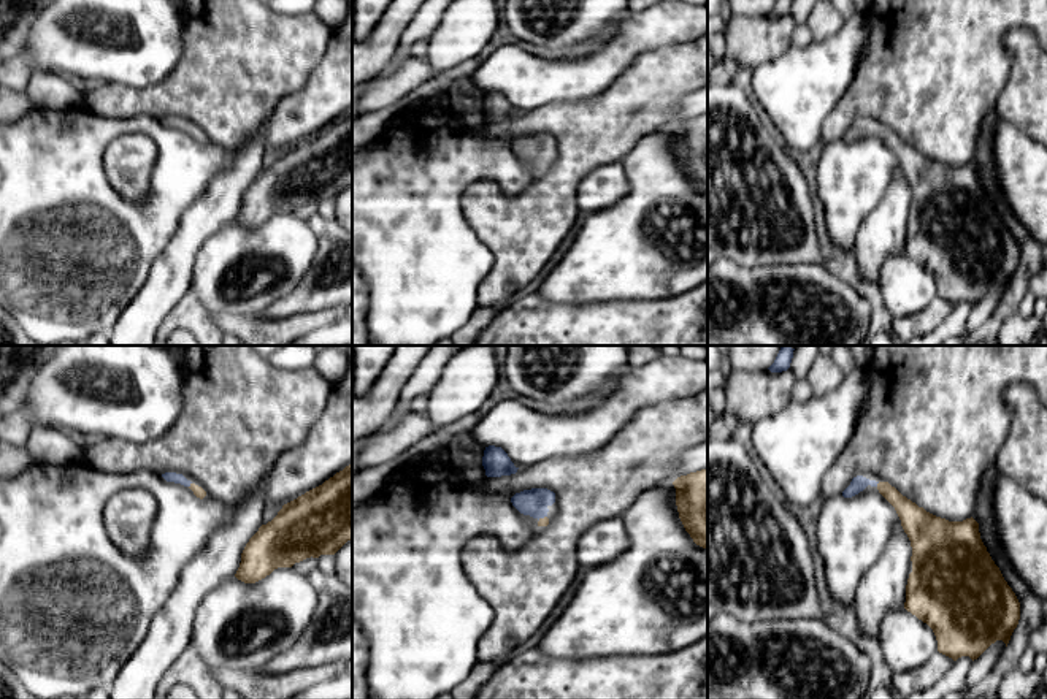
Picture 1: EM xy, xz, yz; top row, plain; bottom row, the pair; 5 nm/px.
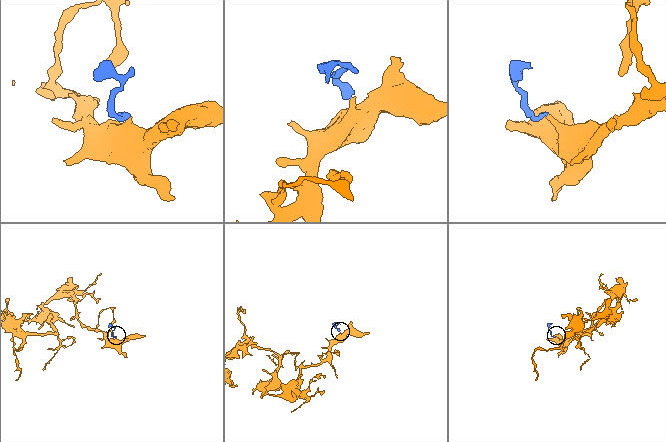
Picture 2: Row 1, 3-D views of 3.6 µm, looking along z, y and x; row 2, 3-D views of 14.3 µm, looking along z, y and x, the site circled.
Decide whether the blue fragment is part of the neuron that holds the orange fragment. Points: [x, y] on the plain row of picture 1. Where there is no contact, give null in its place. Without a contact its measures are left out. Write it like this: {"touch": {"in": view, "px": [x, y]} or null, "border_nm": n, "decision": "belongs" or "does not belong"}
{"touch": {"in": "xy", "px": [191, 130]}, "border_nm": 30, "decision": "belongs"}

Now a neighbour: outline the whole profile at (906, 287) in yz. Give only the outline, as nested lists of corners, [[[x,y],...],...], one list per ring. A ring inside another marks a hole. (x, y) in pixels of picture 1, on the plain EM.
[[[904,252],[887,257],[880,268],[877,290],[893,319],[919,314],[938,298],[933,274]]]

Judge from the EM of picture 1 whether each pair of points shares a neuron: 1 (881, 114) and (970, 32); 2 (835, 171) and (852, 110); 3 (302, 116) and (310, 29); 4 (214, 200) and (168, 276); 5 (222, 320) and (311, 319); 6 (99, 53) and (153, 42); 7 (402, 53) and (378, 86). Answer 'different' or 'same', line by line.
1: same
2: different
3: different
4: same
5: same
6: same
7: different

